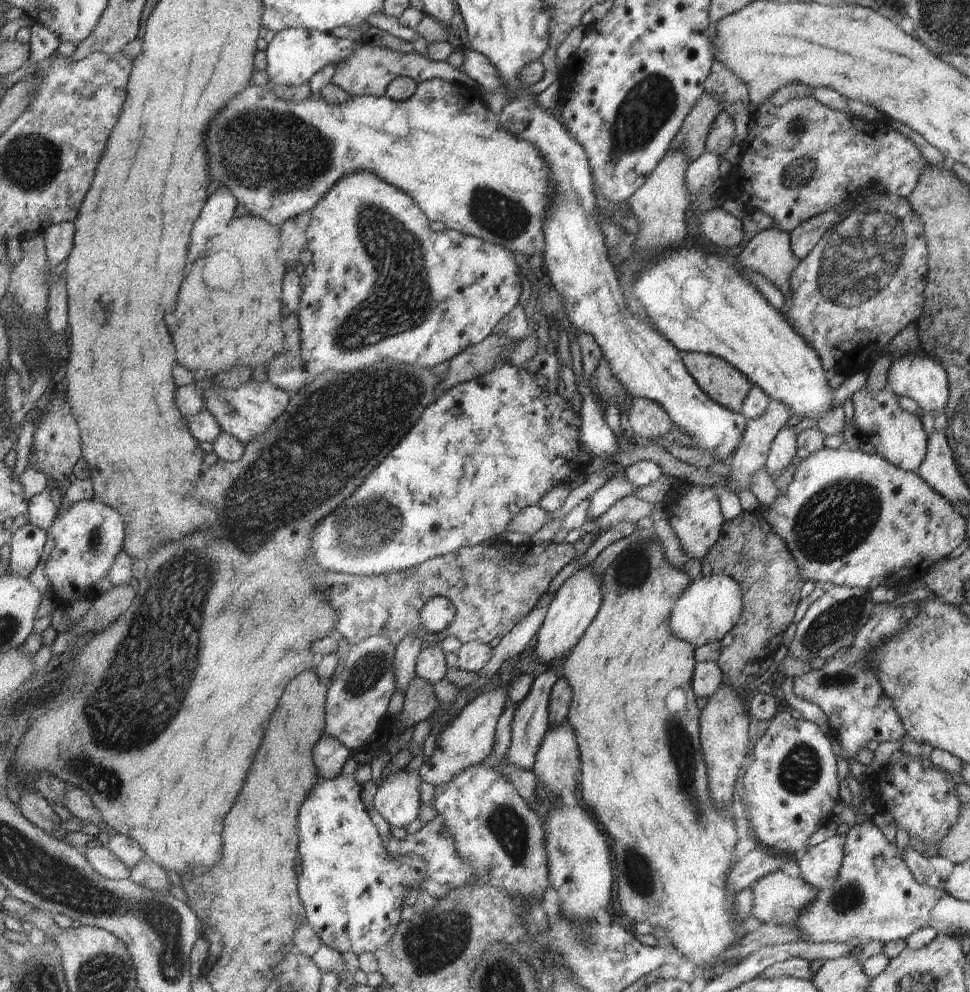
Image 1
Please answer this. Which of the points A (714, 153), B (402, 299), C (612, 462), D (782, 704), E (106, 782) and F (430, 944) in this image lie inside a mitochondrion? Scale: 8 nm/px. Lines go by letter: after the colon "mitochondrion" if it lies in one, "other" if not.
A: other
B: mitochondrion
C: other
D: other
E: mitochondrion
F: mitochondrion

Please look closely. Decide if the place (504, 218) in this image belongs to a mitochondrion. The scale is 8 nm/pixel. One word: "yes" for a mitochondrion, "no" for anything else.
yes

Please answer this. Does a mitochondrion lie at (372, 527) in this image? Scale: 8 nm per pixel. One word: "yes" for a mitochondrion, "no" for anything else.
yes

